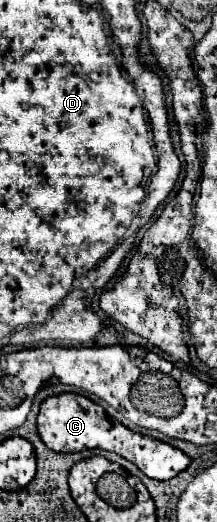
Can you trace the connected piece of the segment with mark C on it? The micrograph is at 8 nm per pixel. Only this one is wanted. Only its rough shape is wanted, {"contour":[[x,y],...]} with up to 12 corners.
{"contour":[[82,394],[46,398],[36,424],[54,452],[110,450],[148,478],[190,464],[182,450],[112,420]]}

